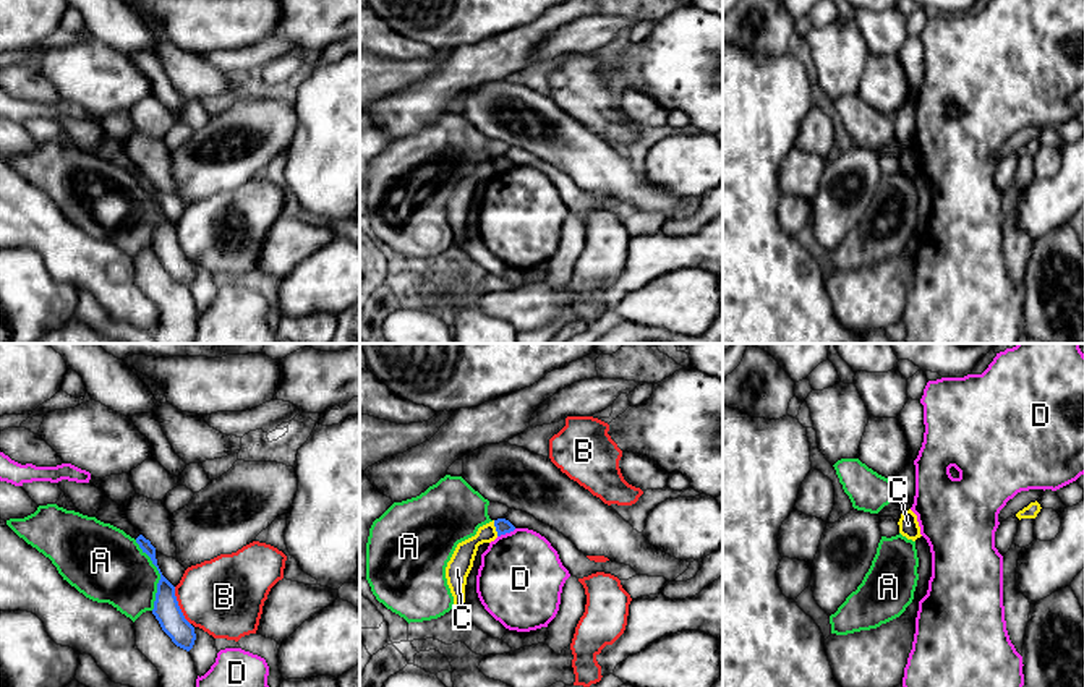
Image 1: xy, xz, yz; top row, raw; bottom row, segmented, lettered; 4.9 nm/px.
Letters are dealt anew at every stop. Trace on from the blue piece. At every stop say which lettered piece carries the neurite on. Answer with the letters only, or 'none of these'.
none of these

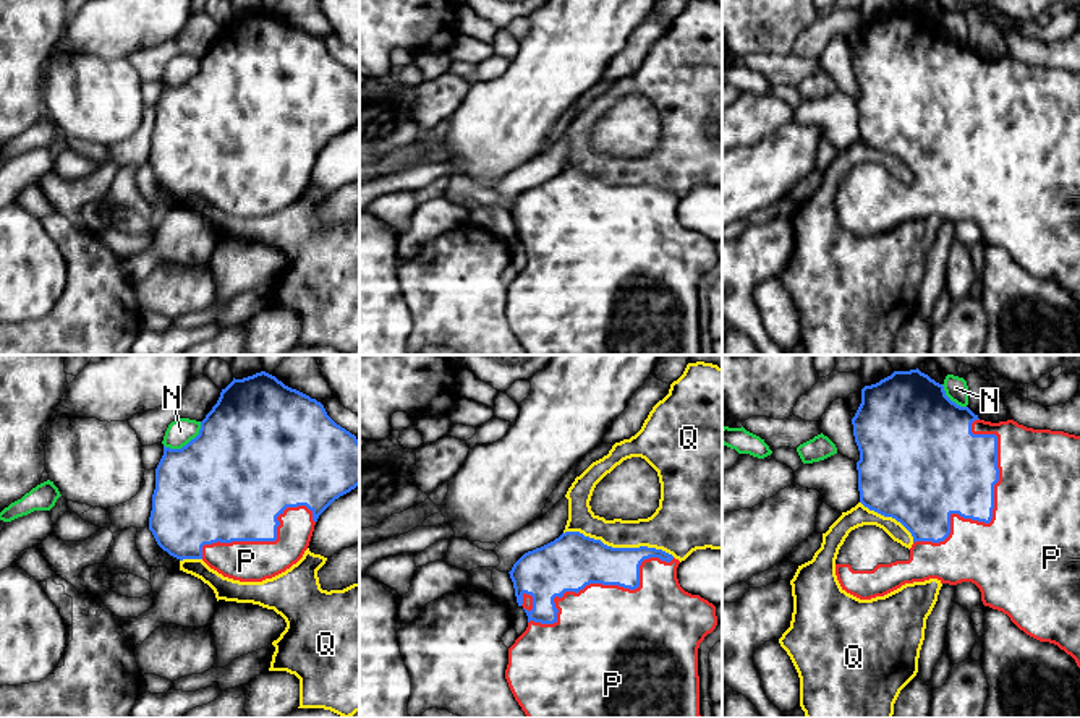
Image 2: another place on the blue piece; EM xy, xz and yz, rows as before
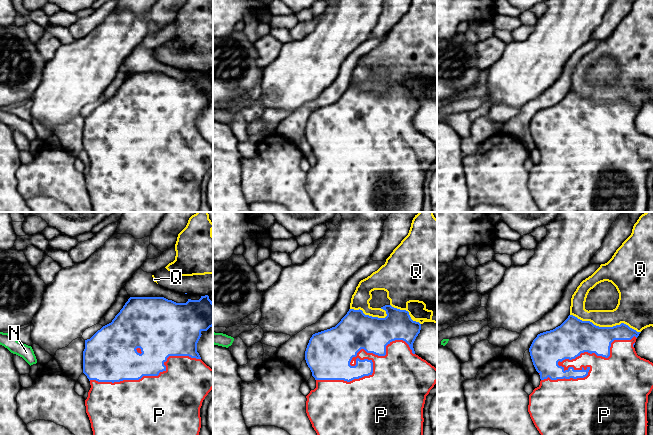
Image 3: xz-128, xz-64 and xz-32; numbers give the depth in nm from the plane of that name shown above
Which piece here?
P

